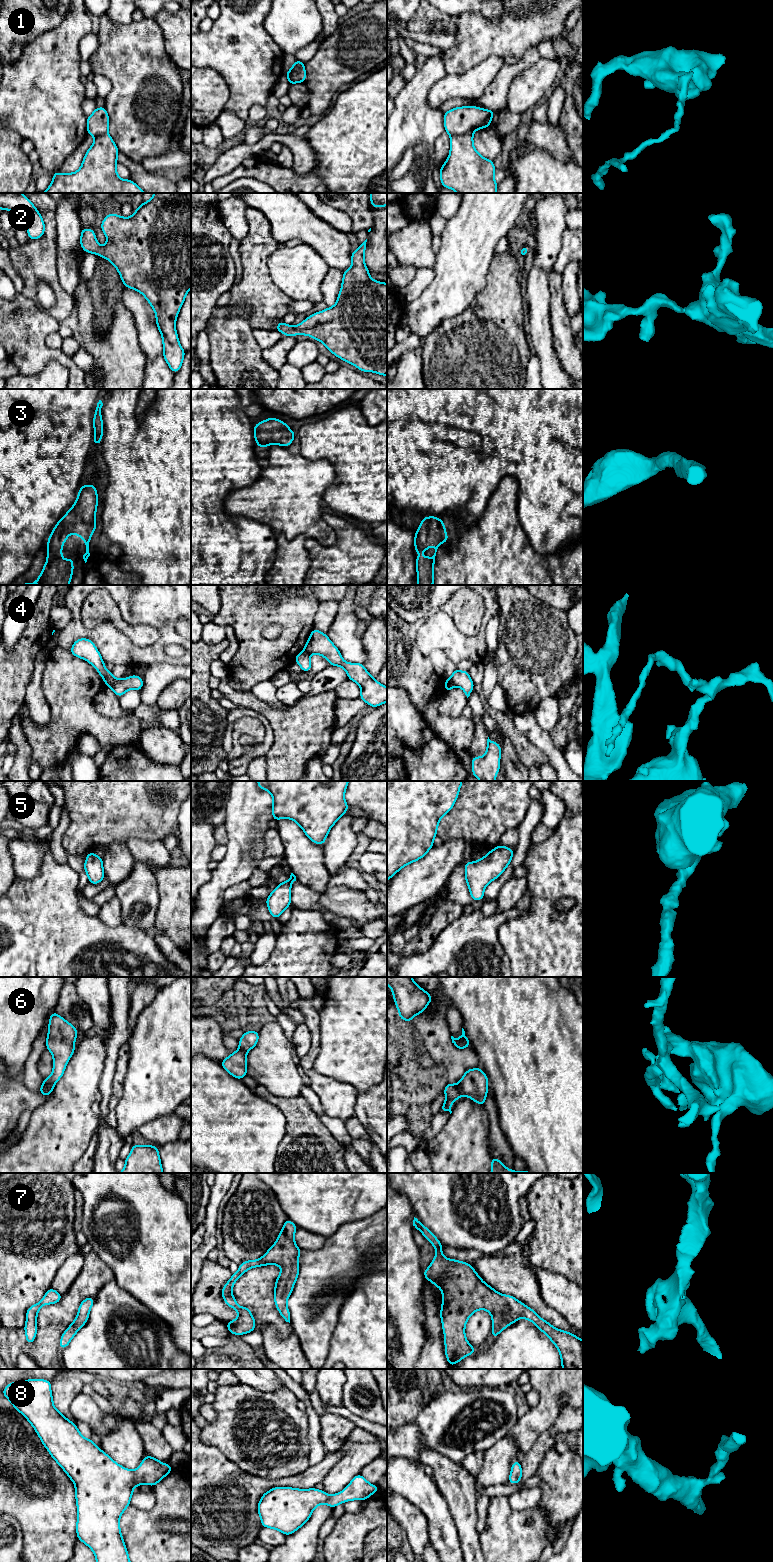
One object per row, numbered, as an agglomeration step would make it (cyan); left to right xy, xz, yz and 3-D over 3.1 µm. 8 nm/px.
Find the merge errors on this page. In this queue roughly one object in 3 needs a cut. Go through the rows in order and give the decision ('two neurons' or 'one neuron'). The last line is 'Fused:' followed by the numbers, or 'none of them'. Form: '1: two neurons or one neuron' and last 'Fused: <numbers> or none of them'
1: two neurons
2: one neuron
3: one neuron
4: two neurons
5: one neuron
6: two neurons
7: one neuron
8: one neuron
Fused: 1, 4, 6

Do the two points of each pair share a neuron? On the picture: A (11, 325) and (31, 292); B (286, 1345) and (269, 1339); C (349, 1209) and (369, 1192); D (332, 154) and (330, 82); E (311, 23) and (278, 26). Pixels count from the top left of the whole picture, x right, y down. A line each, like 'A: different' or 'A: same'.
A: different
B: same
C: same
D: different
E: same

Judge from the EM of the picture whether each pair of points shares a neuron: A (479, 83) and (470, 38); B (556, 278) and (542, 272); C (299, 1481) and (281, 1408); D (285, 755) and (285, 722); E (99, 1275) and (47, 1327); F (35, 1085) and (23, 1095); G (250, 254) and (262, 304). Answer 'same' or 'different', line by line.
A: different
B: different
C: different
D: same
E: same
F: different
G: same

